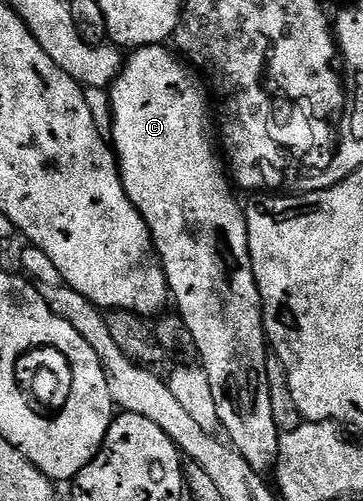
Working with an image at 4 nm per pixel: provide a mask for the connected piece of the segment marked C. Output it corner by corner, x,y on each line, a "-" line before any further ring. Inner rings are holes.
168,45
139,46
130,54
133,55
131,55
130,58
128,55
128,57
124,59
121,72
117,75
117,79
113,82
111,87
111,101
113,104
113,133
111,135
111,145
116,153
117,161
121,168
121,182
125,186
125,191
131,200
131,204
135,204
135,208
143,216
143,220
151,232
153,246
157,249
158,258
161,259
161,267
165,269
165,279
169,285
169,293
172,301
174,303
177,301
177,307
175,307
176,313
186,322
191,330
191,334
195,338
199,362
205,371
207,380
210,381
211,393
215,396
215,408
219,408
221,426
223,430
229,433
229,435
227,435
228,441
239,452
239,456
243,456
243,460
247,460
247,464
251,464
251,468
265,472
268,471
268,466
270,469
270,467
276,463
277,439
279,437
279,431
271,416
271,392
267,388
267,364
265,363
267,357
267,339
265,336
265,322
261,319
261,297
259,296
259,288
255,284
253,261
249,255
245,212
242,203
237,203
237,198
233,195
235,186
231,181
230,175
227,173
226,163
223,161
222,155
215,145
214,135
213,138
209,135
209,122
211,126
211,98
207,93
206,83
202,81

